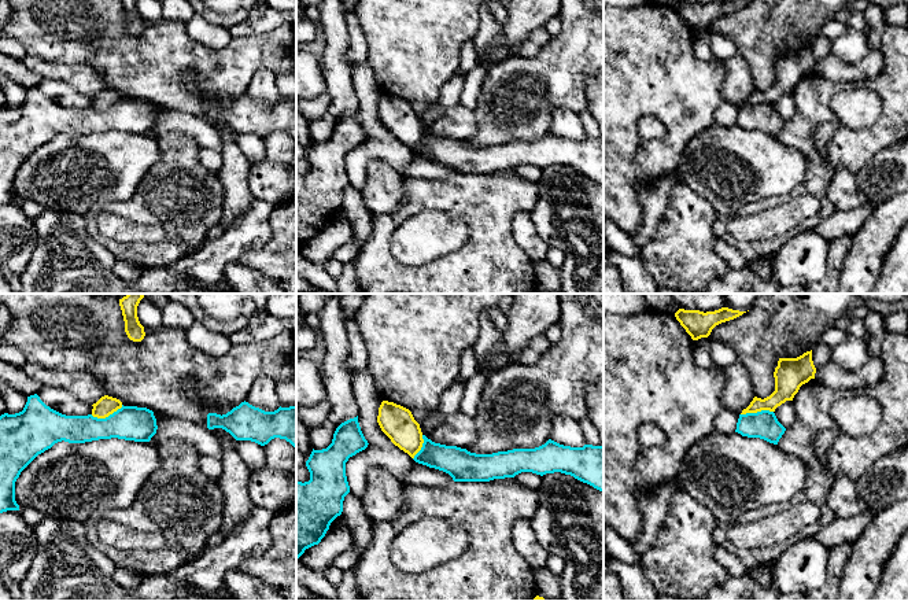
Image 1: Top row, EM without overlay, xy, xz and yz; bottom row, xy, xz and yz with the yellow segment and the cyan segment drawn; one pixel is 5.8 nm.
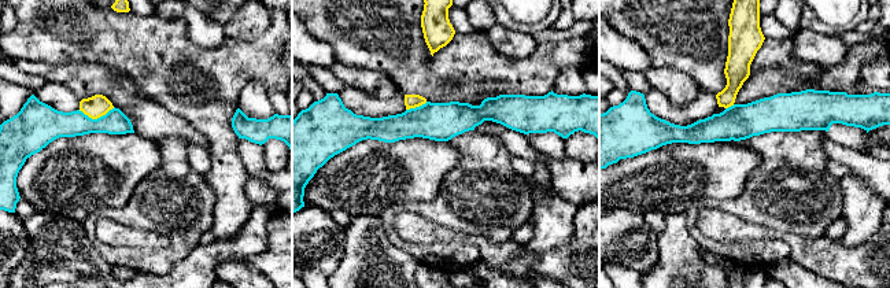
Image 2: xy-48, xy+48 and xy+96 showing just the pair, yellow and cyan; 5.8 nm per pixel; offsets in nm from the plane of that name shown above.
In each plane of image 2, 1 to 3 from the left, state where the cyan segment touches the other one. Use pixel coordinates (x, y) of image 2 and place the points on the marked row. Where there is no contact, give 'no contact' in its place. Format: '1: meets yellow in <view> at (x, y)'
1: meets yellow in xy-48 at (96, 118)
2: meets yellow in xy+48 at (416, 106)
3: meets yellow in xy+96 at (730, 106)

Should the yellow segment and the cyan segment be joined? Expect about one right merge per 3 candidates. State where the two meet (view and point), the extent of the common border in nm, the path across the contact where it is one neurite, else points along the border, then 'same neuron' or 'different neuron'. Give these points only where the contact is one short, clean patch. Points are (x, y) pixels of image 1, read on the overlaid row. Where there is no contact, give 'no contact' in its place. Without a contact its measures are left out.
contact xy (106, 416); length 200 nm; border xy (122, 405), (104, 417), (93, 417), (91, 415); different neuron

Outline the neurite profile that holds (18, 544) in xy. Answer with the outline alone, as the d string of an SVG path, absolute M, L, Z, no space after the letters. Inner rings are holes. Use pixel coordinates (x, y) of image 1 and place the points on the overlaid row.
M19 510L0 513L0 601L14 601L7 585L26 576L37 549L36 534Z

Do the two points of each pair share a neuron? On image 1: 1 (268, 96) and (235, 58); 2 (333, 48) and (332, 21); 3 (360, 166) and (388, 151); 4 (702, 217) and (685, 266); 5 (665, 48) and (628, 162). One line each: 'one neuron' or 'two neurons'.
1: two neurons
2: one neuron
3: one neuron
4: one neuron
5: one neuron

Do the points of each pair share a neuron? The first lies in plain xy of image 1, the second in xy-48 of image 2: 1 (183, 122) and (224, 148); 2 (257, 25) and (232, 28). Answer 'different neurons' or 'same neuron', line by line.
1: different neurons
2: same neuron

